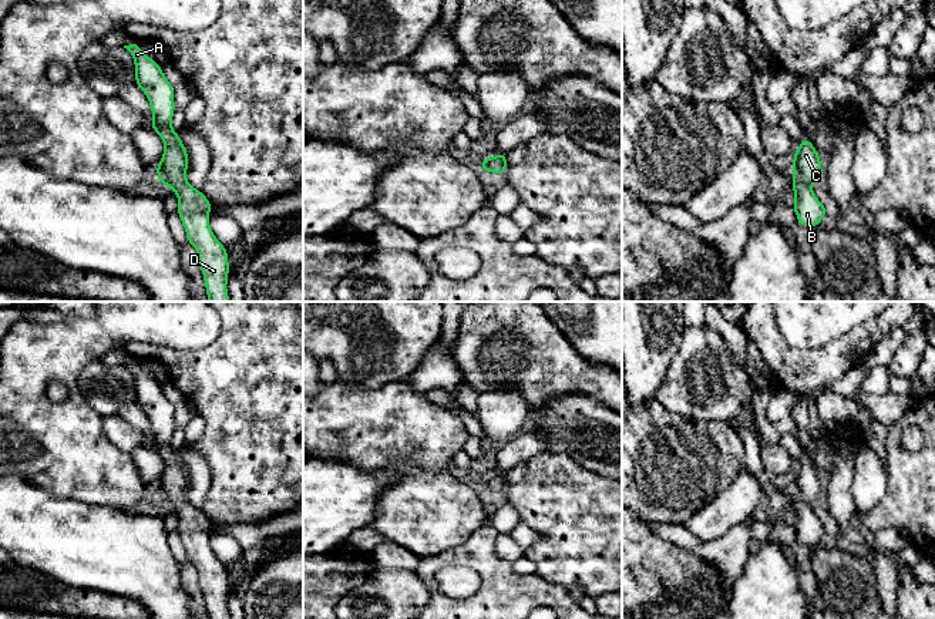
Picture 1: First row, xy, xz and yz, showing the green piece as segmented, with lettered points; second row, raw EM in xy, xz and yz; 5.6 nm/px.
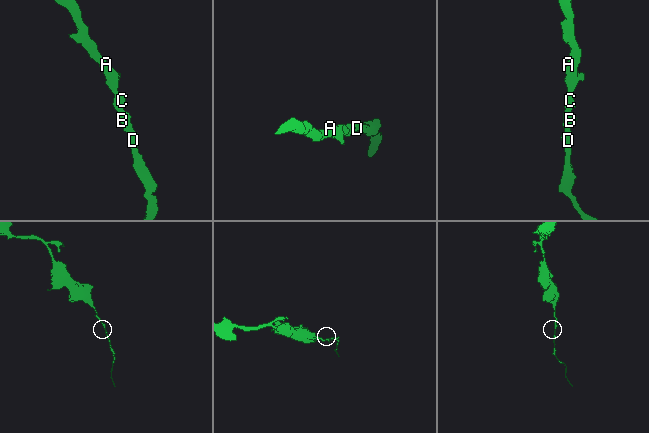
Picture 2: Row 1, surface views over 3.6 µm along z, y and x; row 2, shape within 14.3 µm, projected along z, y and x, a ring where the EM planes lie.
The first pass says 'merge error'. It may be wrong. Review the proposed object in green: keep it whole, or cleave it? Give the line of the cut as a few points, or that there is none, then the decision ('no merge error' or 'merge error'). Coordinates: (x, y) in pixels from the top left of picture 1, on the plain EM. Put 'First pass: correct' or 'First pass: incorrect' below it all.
no cut; no merge error
First pass: incorrect

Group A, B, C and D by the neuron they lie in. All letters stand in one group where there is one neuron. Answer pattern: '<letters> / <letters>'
A B C D

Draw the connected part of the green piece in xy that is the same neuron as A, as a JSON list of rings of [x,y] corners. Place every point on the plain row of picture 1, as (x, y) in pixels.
[[[135,359],[127,367],[135,383],[135,404],[149,420],[154,438],[151,447],[164,460],[164,472],[157,484],[158,499],[178,515],[176,532],[186,551],[186,561],[198,571],[208,619],[231,619],[226,603],[229,578],[226,566],[216,558],[209,544],[212,522],[186,499],[189,475],[179,454],[172,448],[175,431],[174,404],[167,398],[157,379],[147,376]]]

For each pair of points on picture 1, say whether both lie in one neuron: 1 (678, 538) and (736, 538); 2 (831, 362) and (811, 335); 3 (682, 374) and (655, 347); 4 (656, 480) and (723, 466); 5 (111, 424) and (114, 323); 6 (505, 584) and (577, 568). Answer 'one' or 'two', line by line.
1: one
2: two
3: two
4: one
5: two
6: two

